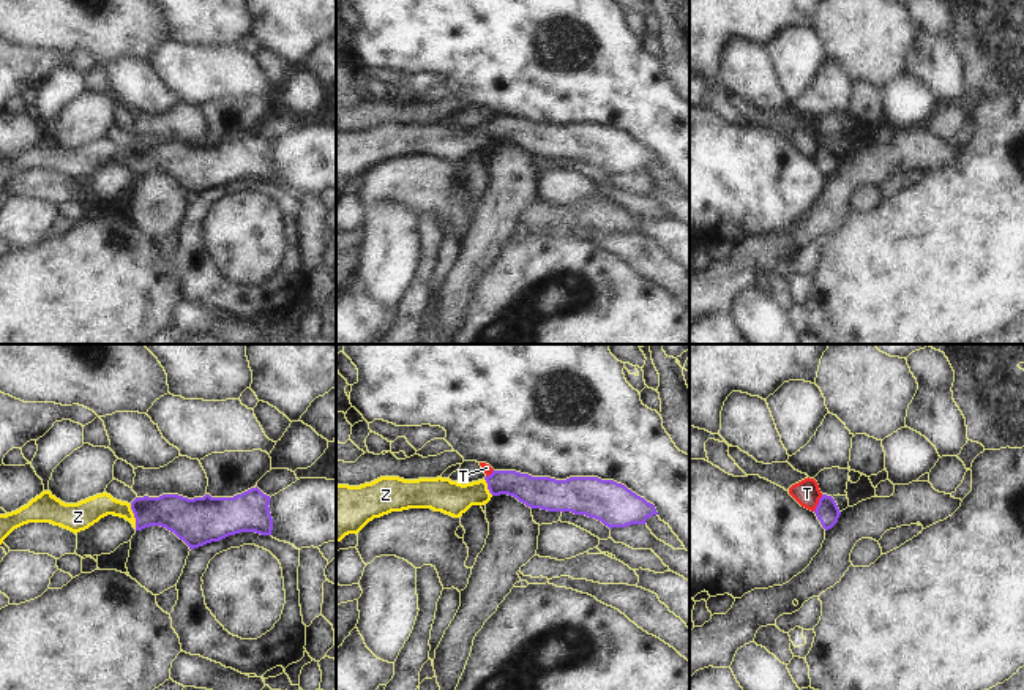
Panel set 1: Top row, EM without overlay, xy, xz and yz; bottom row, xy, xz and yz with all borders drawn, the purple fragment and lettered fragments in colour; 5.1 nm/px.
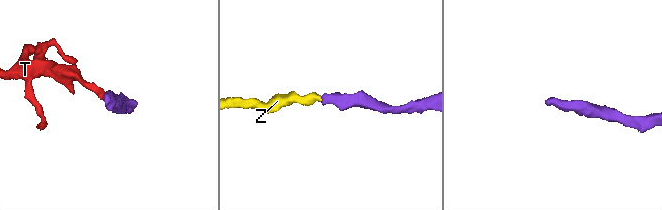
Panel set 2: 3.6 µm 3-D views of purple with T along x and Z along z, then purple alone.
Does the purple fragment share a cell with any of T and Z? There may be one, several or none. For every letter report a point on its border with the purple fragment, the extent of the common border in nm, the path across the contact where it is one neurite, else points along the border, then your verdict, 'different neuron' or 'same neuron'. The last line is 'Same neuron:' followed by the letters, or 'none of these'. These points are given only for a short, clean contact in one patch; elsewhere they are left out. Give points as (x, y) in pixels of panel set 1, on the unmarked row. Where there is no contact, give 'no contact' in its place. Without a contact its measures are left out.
T: yz (819, 149) | 100 nm | along yz (822, 141), (813, 157) | different neuron
Z: xy (134, 163) | 130 nm | across xy (183, 163), (134, 163), (122, 155), (85, 160) | same neuron
Same neuron: Z

